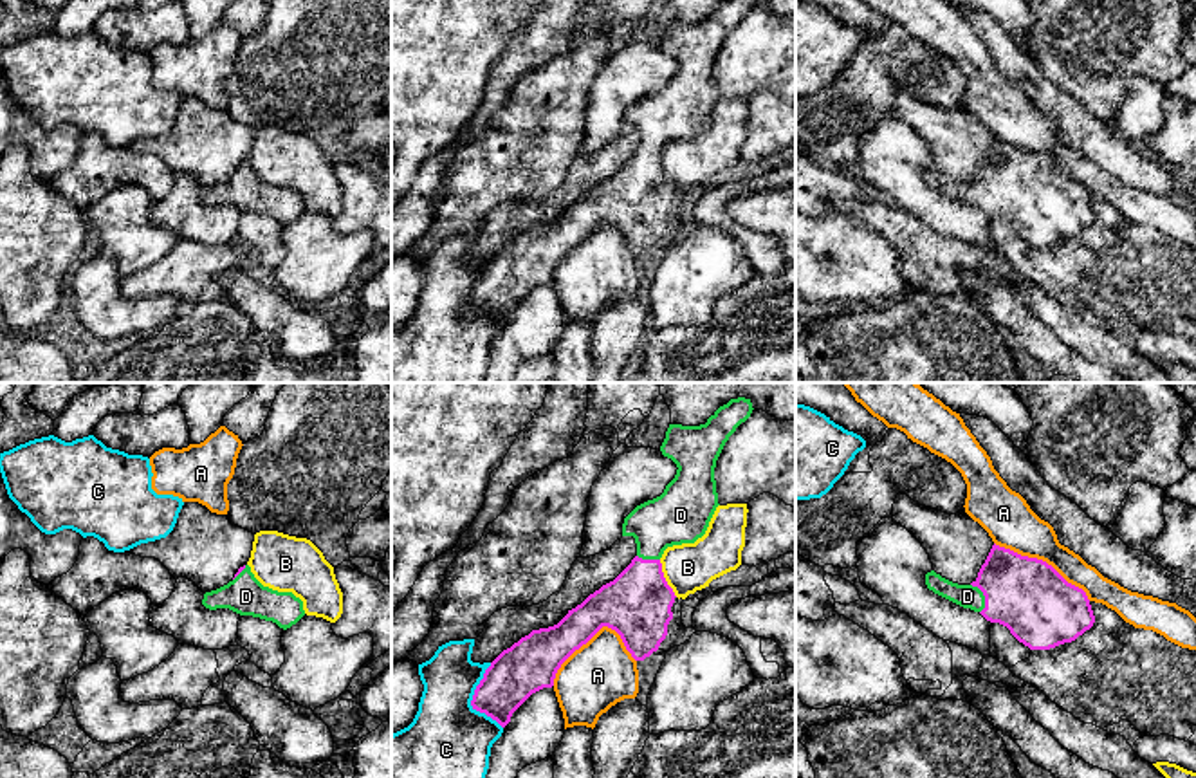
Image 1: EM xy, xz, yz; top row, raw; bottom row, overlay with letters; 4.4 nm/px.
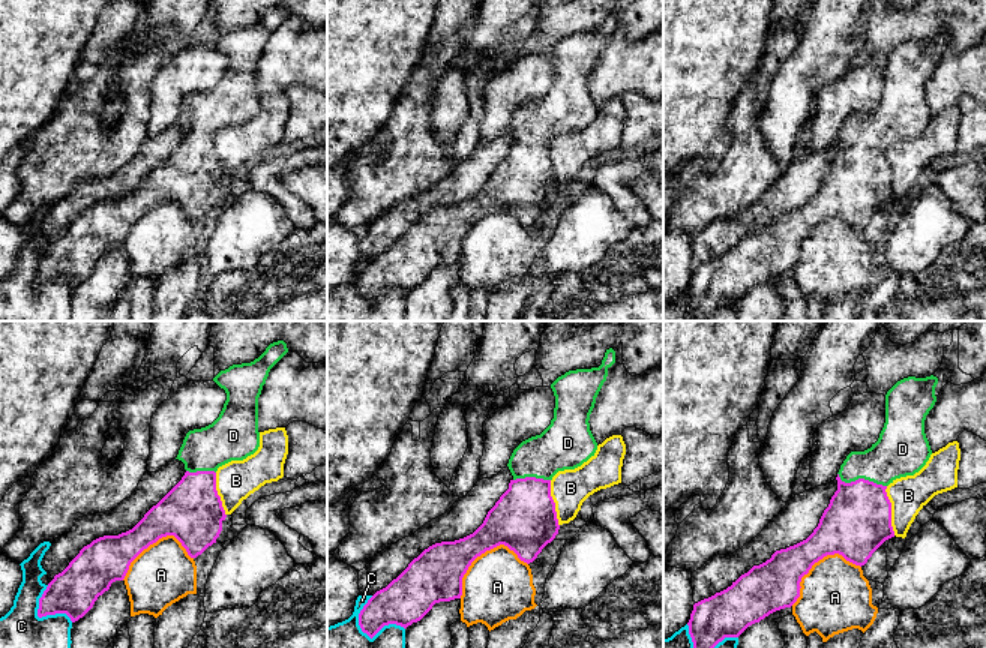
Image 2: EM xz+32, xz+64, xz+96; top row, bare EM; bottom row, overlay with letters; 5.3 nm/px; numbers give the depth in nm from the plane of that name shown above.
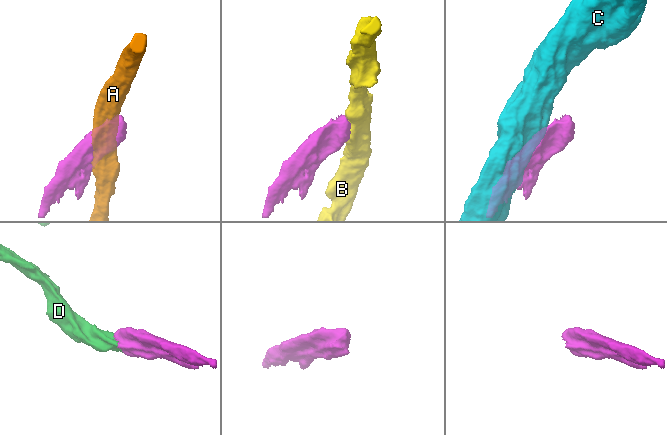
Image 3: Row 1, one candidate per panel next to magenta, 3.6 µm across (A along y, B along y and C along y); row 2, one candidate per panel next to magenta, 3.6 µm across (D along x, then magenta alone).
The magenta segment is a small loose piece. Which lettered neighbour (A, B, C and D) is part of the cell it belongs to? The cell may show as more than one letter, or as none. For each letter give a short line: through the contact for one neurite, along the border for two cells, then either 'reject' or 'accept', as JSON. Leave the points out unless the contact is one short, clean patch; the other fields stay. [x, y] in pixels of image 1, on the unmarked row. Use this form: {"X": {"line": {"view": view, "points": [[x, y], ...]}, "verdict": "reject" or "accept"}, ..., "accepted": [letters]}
{"A": {"verdict": "reject"}, "B": {"verdict": "reject"}, "C": {"verdict": "reject"}, "D": {"line": {"view": "yz", "points": [[1030, 194], [985, 194], [967, 192]]}, "verdict": "accept"}, "accepted": ["D"]}

